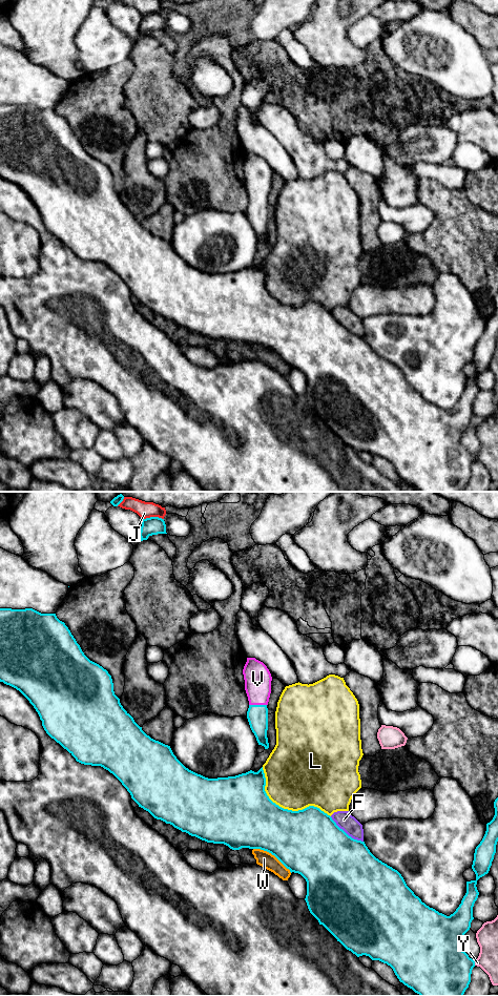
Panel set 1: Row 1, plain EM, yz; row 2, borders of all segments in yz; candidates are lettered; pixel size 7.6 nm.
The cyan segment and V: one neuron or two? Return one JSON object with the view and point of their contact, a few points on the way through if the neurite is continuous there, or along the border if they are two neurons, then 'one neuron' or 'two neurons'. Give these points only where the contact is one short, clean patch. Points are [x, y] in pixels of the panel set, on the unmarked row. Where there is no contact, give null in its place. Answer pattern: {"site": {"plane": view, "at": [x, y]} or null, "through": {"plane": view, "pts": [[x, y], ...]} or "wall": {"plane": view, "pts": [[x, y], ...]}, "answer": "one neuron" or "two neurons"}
{"site": {"plane": "yz", "at": [257, 201]}, "through": {"plane": "yz", "pts": [[257, 210], [257, 201], [257, 174]]}, "answer": "one neuron"}

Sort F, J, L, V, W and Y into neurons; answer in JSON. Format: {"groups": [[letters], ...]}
{"groups": [["F"], ["J"], ["L"], ["V"], ["W"], ["Y"]]}

